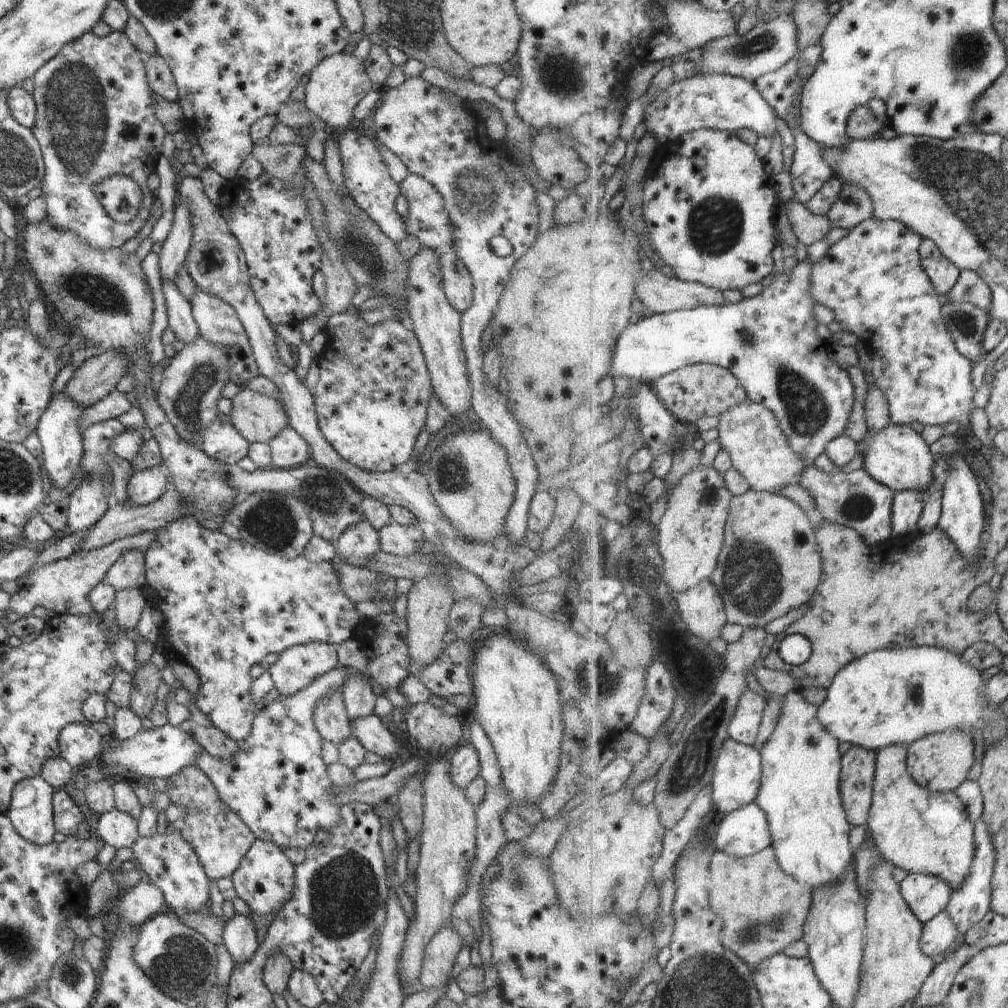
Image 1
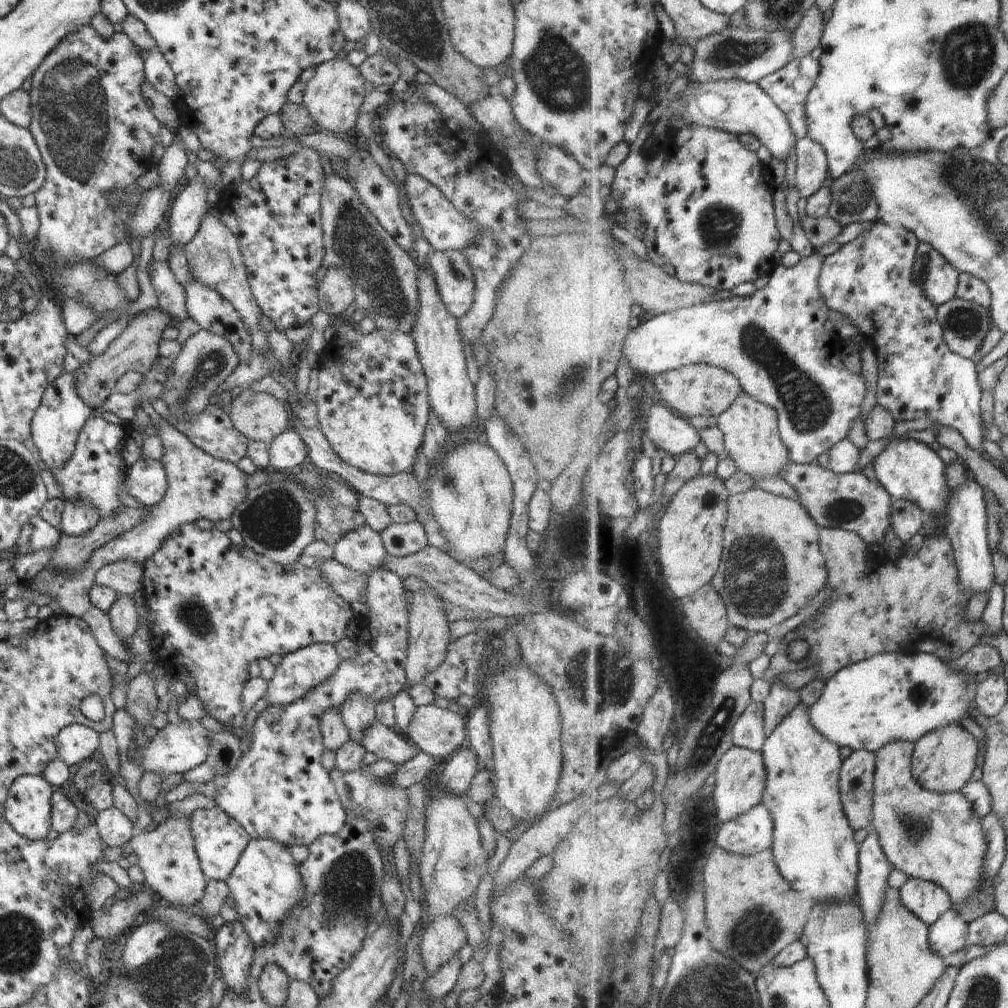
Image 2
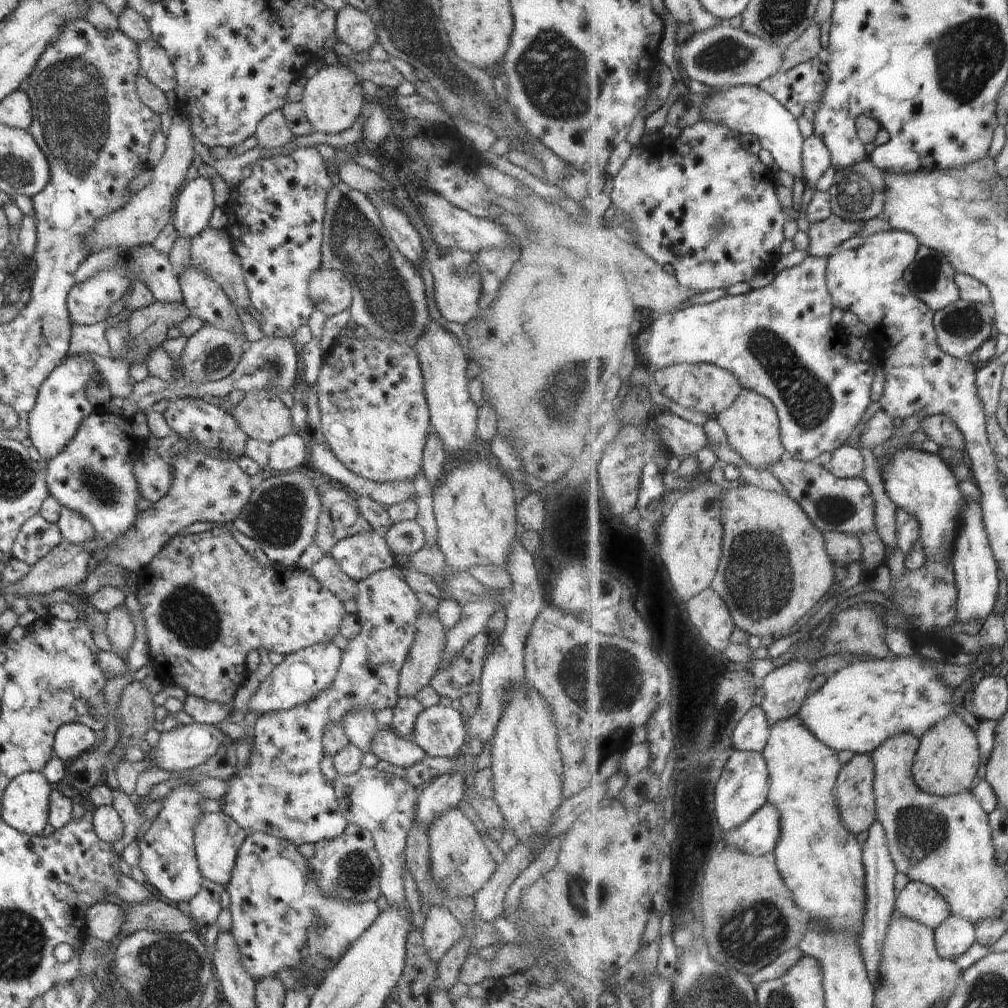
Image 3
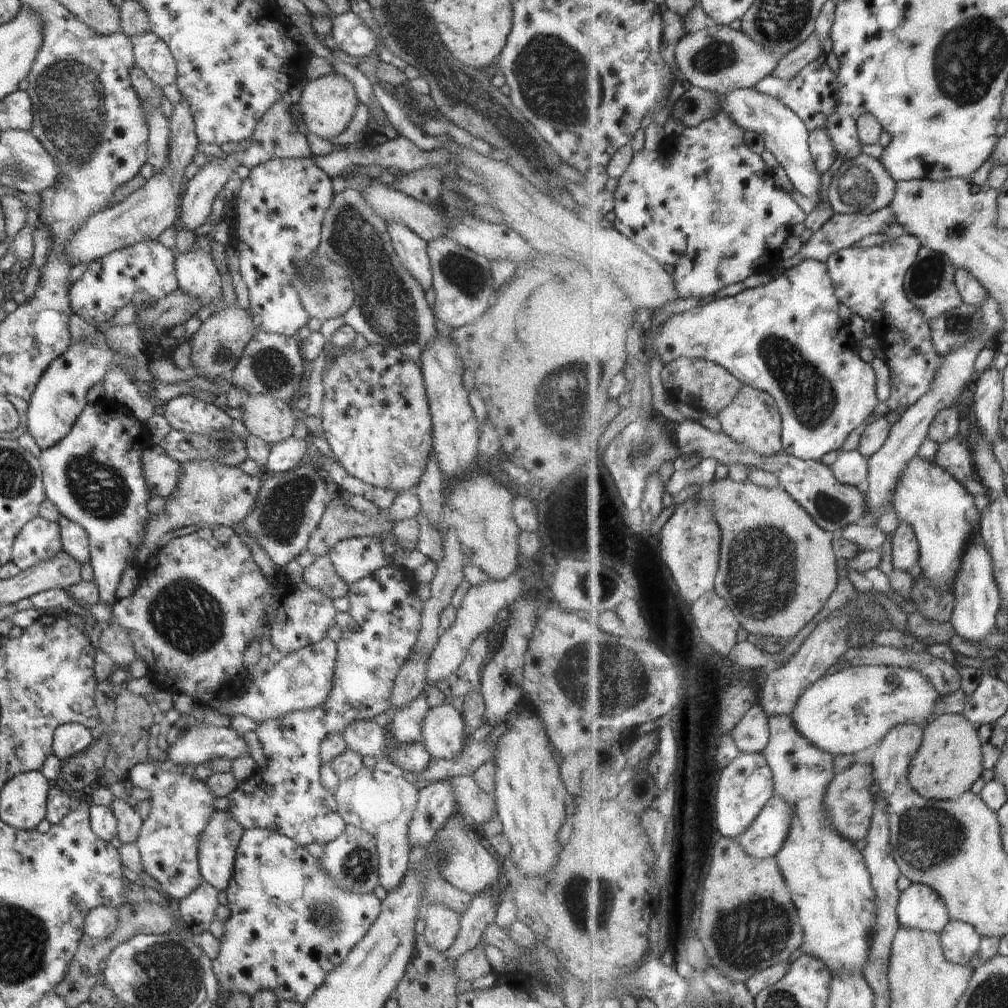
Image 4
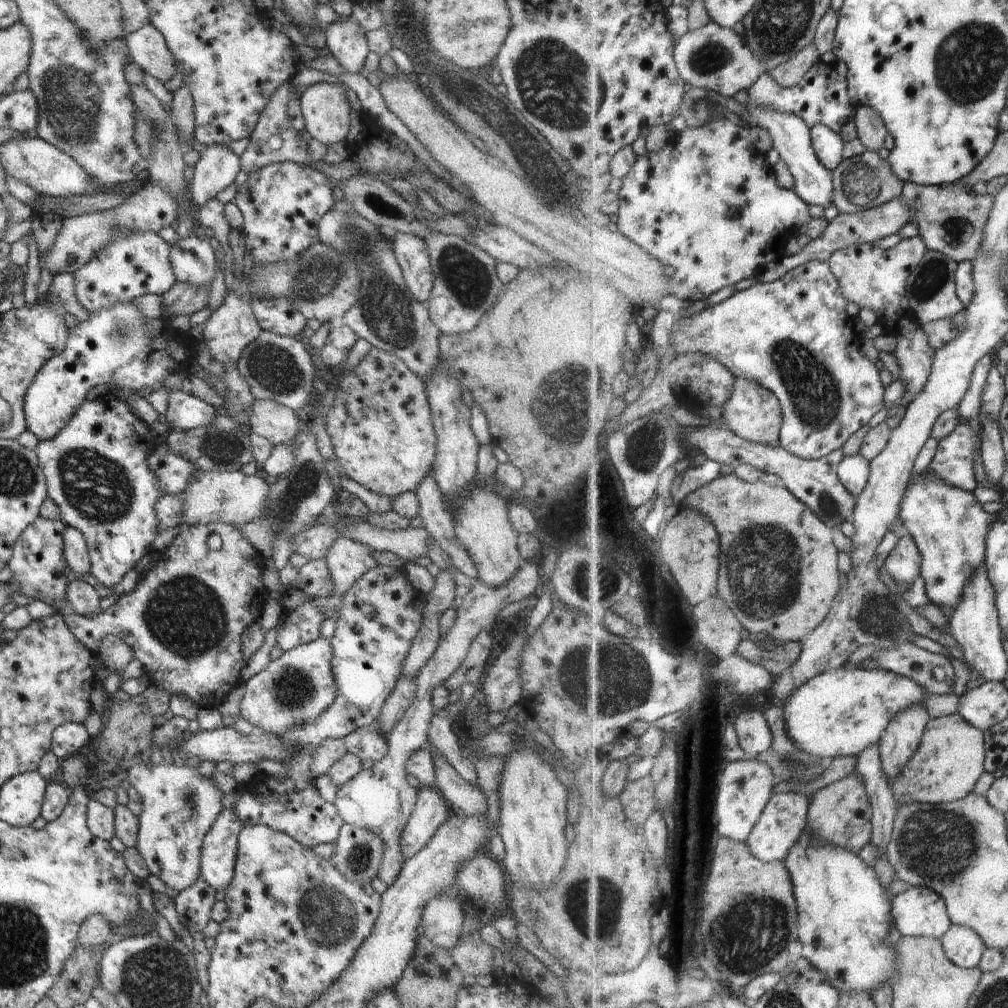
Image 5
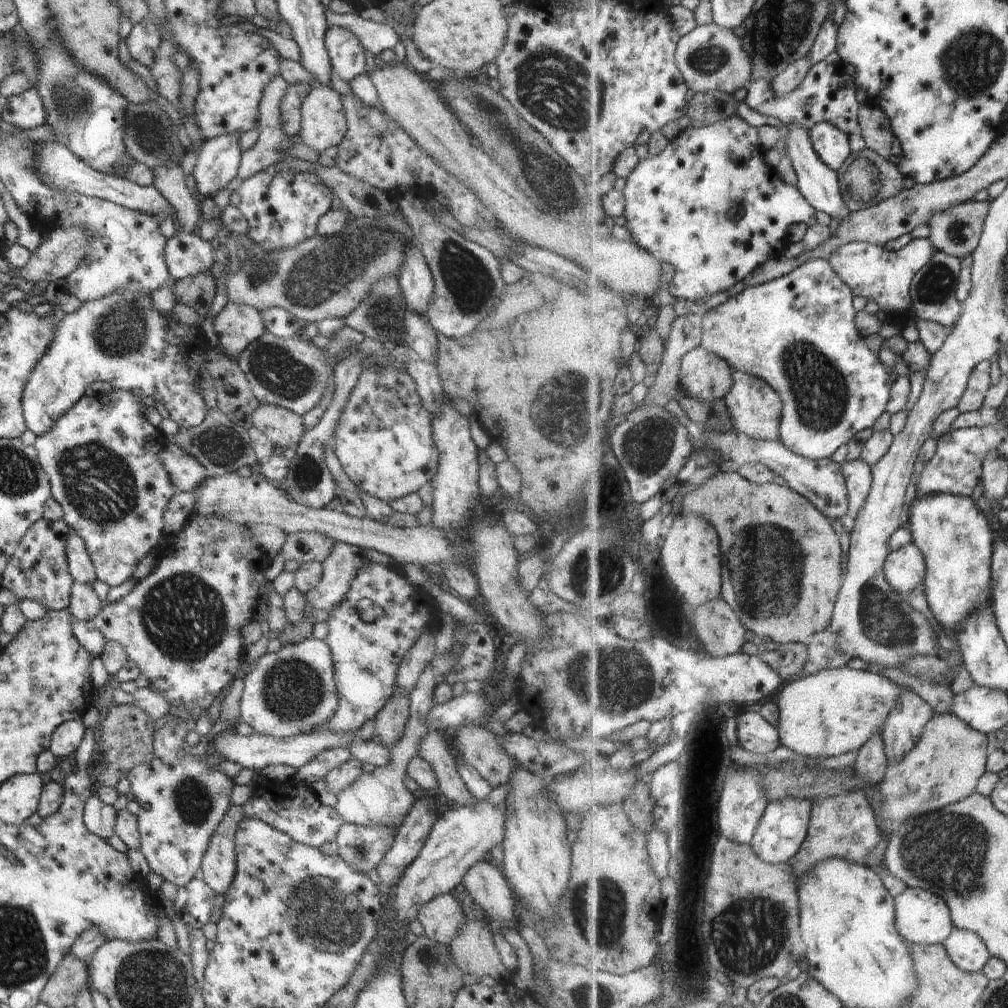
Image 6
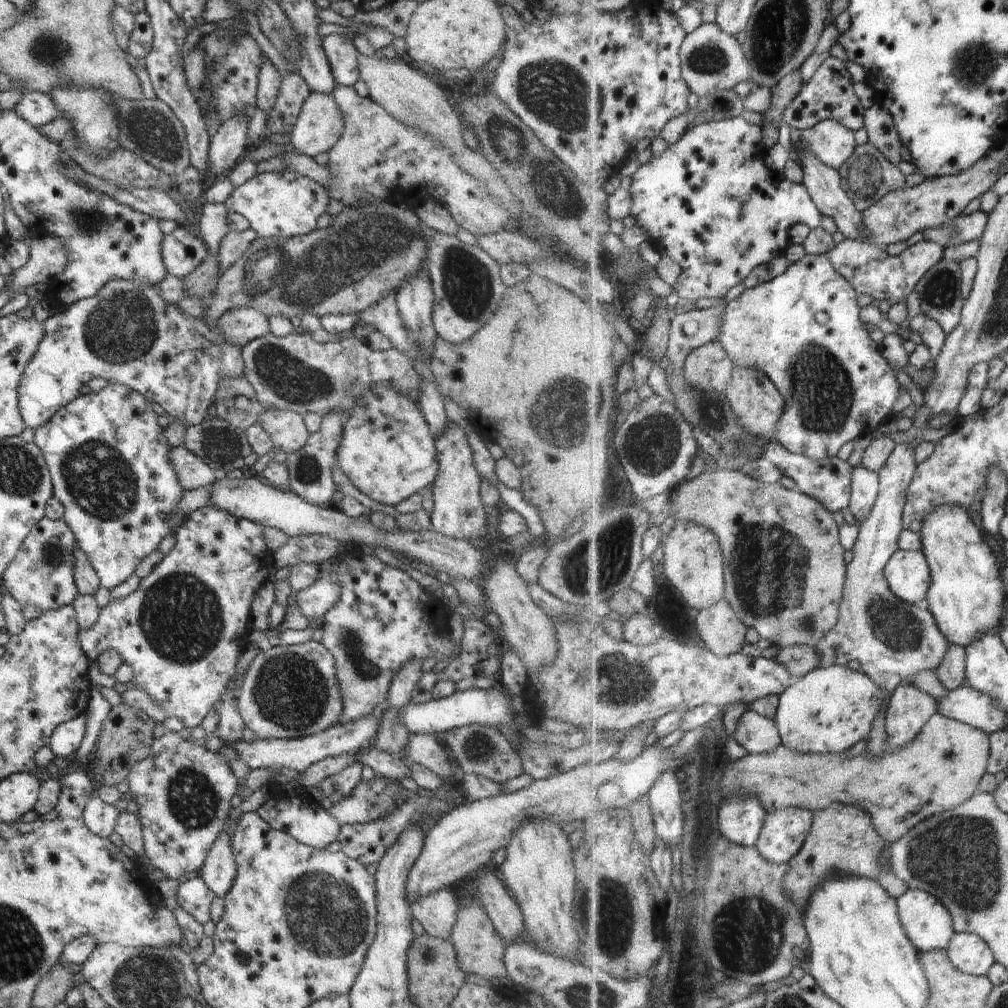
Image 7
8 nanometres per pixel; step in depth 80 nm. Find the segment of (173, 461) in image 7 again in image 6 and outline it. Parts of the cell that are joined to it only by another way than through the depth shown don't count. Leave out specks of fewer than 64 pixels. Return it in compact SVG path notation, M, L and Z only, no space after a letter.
M172 442L162 446L158 456L176 493L191 491L207 477L207 468Z

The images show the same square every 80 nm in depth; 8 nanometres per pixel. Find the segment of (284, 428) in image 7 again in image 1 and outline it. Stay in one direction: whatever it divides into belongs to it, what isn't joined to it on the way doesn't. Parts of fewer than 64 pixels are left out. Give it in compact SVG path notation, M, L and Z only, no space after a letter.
M244 389L231 399L232 426L249 443L268 443L289 420L280 400Z

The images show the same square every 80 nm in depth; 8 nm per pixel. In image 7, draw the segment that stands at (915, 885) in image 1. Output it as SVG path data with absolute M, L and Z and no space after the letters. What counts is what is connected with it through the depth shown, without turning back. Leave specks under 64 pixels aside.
M908 889L899 899L901 919L913 943L921 952L936 949L949 950L954 935L958 932L955 927L953 914L950 909L936 896L922 889Z

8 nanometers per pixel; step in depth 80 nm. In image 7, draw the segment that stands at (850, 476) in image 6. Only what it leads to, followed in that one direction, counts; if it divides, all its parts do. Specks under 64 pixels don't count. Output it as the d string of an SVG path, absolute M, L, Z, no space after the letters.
M862 464L853 470L853 497L850 511L857 524L863 523L871 515L881 491L881 478L877 472Z

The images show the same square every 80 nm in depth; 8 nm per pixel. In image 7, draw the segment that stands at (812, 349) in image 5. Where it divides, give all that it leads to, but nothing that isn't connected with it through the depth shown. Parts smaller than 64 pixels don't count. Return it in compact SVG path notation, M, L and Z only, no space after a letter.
M806 254L803 259L800 259L779 277L768 282L762 282L756 288L751 288L743 292L737 299L730 301L722 319L722 328L717 341L723 345L724 350L731 356L735 364L746 368L758 368L764 371L781 389L782 394L786 397L786 412L782 416L777 432L776 440L780 441L786 448L795 453L802 453L813 459L826 459L829 457L838 457L840 451L846 444L864 436L868 430L878 430L878 426L888 420L890 416L894 416L894 406L901 395L900 380L896 375L894 367L890 361L884 356L882 347L878 346L867 326L862 322L860 314L862 310L858 306L858 291L854 285L834 266L833 260L830 260L828 254L810 255Z

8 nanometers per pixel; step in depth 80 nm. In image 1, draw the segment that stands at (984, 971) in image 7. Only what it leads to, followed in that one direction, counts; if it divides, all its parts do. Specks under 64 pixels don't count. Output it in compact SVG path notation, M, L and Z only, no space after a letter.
M944 911L924 925L921 945L929 957L936 958L940 954L946 957L961 943L958 925L948 911Z

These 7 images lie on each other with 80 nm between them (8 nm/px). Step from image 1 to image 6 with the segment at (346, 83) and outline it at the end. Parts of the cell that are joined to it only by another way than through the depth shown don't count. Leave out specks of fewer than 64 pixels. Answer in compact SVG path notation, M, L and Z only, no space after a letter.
M312 85L302 99L299 136L314 152L339 146L346 134L347 120L342 95L331 86Z

